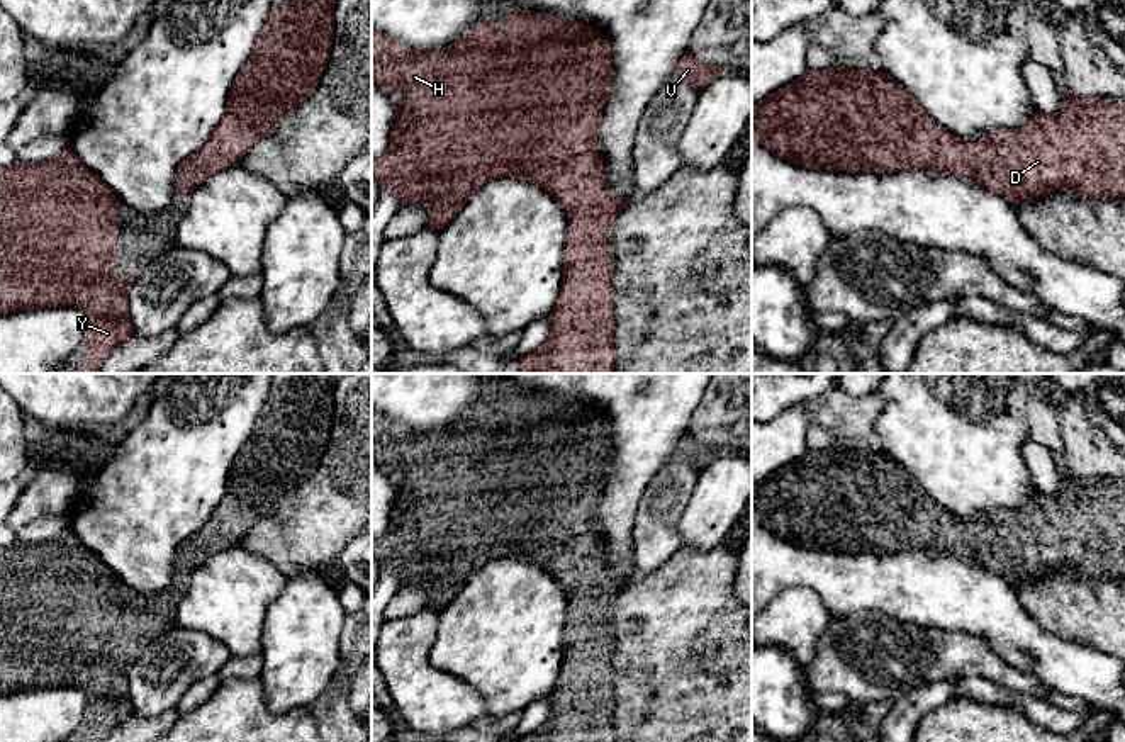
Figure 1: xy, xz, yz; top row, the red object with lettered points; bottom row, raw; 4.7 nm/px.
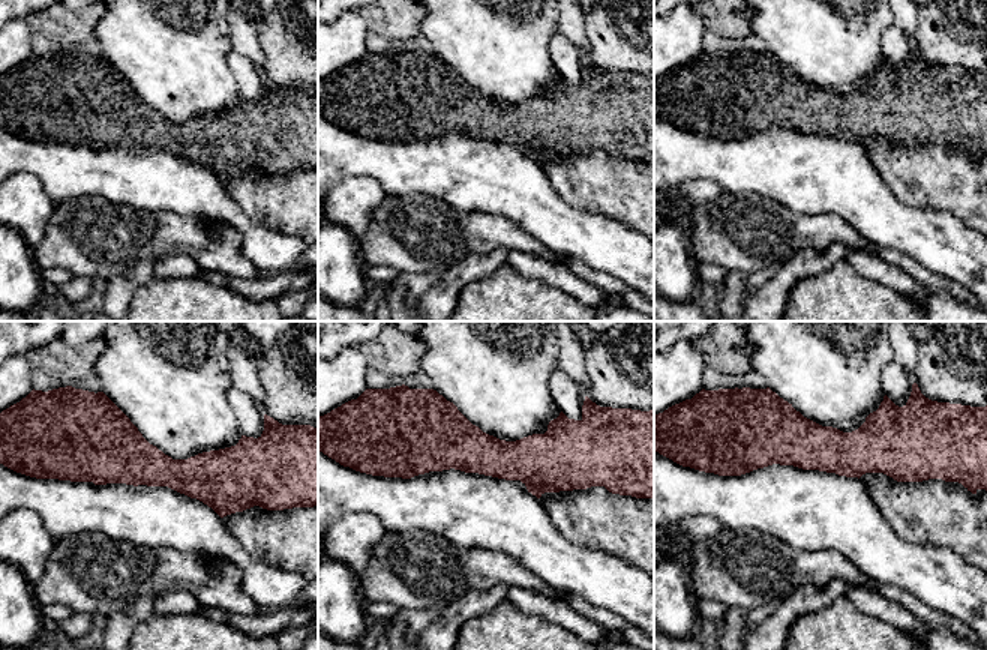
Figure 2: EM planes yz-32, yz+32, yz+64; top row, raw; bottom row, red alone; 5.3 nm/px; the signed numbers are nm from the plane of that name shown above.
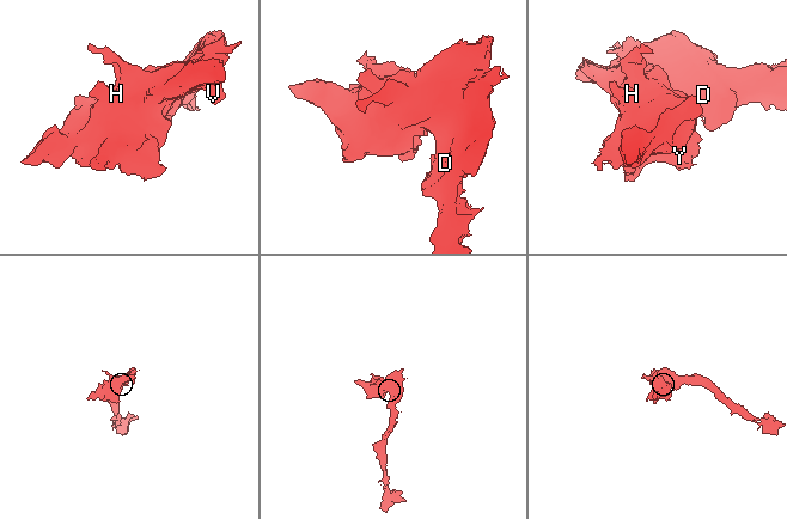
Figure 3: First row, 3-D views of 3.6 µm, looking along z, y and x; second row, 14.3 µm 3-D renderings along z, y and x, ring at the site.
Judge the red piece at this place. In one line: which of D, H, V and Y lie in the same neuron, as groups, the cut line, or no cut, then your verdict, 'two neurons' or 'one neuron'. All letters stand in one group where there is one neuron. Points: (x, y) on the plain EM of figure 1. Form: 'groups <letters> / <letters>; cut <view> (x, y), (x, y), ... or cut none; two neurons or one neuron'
groups D H V Y; cut none; one neuron

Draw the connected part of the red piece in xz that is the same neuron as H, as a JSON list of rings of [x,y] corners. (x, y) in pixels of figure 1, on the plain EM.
[[[516,392],[506,397],[506,409],[499,408],[499,401],[479,402],[460,418],[456,418],[451,424],[445,426],[439,431],[417,431],[409,424],[399,423],[383,413],[372,408],[372,457],[375,458],[375,465],[383,470],[387,475],[400,470],[404,474],[404,481],[394,489],[394,504],[389,516],[389,525],[385,533],[373,542],[373,550],[377,555],[377,562],[382,567],[389,564],[400,586],[407,586],[417,579],[428,582],[433,587],[429,603],[426,608],[441,611],[448,603],[460,593],[460,589],[467,584],[468,577],[479,572],[485,564],[494,559],[518,559],[528,562],[545,572],[551,574],[562,587],[567,591],[568,613],[565,623],[565,637],[562,649],[562,669],[557,679],[557,686],[548,696],[551,703],[551,711],[545,723],[538,725],[528,735],[519,737],[519,742],[614,742],[614,696],[613,696],[613,637],[611,628],[606,621],[611,606],[618,594],[628,586],[628,582],[621,582],[613,577],[609,571],[609,564],[606,559],[606,543],[597,530],[597,508],[604,492],[604,486],[609,481],[611,467],[613,467],[613,438],[609,430],[609,421],[596,411],[592,406],[584,402],[567,402],[555,399],[553,396],[541,392]]]

